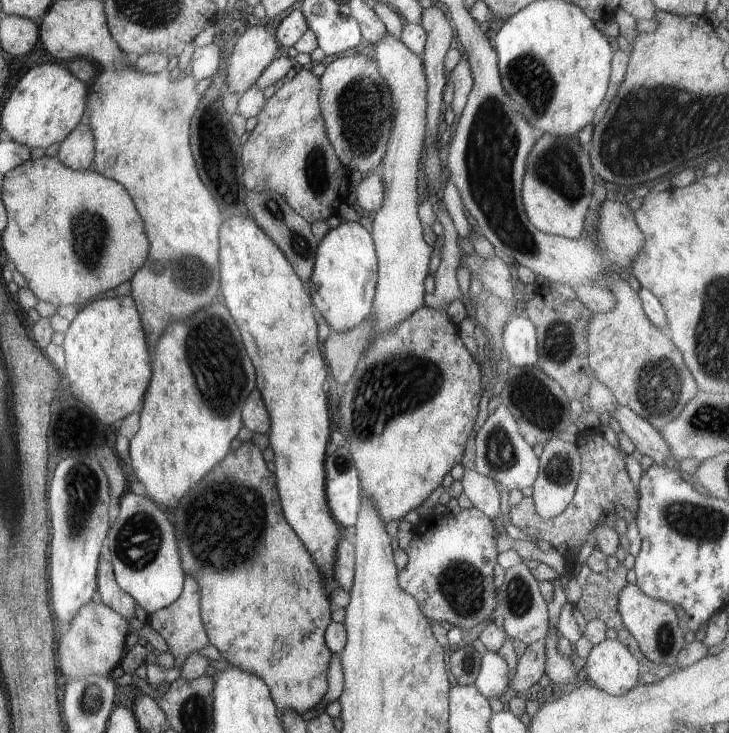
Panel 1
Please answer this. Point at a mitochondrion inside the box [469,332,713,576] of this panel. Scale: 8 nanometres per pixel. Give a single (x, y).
(658, 385)

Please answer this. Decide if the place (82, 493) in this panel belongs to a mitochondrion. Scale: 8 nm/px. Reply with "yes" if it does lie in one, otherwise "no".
yes

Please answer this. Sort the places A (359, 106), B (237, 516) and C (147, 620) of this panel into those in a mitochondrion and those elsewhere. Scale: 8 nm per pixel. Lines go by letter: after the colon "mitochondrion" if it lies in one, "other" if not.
A: mitochondrion
B: mitochondrion
C: other

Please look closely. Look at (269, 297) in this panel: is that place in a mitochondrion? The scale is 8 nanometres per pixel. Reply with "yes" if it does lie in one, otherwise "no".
no

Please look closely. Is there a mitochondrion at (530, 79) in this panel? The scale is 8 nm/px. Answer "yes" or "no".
yes

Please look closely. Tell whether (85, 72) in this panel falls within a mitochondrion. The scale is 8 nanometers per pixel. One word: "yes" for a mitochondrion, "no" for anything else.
no

